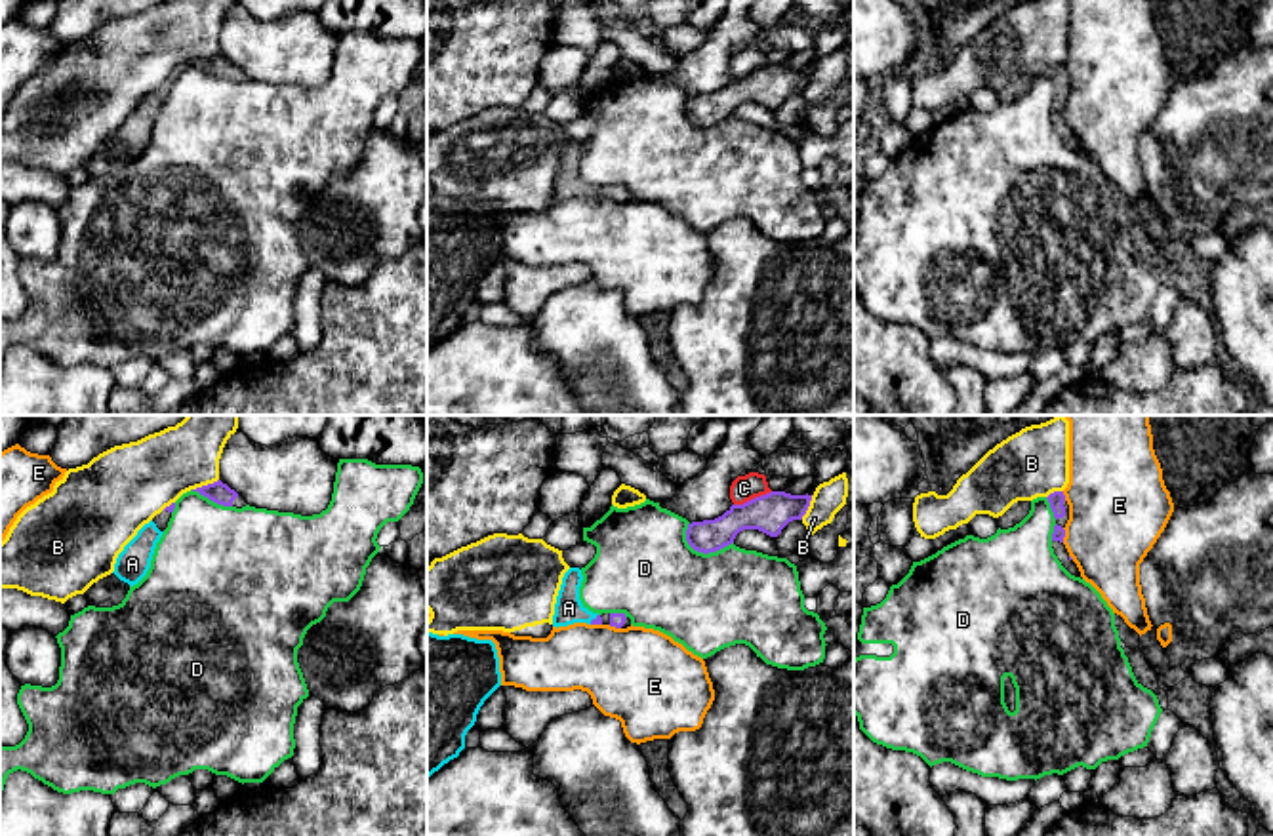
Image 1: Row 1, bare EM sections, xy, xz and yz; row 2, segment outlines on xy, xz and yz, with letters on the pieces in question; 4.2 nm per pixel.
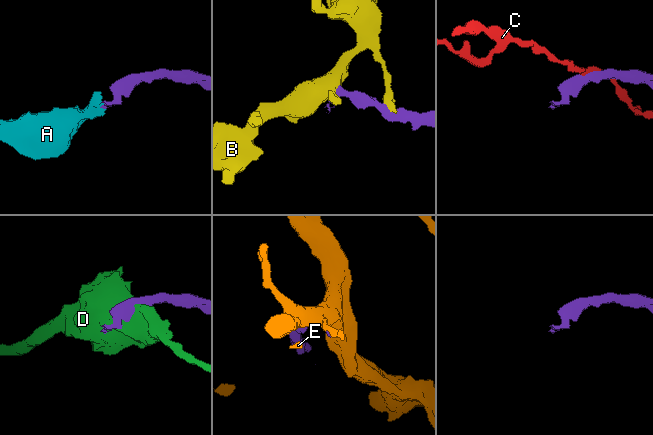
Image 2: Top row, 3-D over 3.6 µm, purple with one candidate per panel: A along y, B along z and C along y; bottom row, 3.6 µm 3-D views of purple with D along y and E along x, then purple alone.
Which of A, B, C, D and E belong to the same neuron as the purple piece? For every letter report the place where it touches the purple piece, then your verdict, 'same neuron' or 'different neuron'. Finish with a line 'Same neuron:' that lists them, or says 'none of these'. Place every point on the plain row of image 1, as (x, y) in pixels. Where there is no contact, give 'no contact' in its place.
A: contact xz (593, 193); same neuron
B: contact xy (204, 59); different neuron
C: contact xz (751, 73); different neuron
D: contact xz (704, 126); different neuron
E: contact yz (1064, 69); different neuron
Same neuron: A

